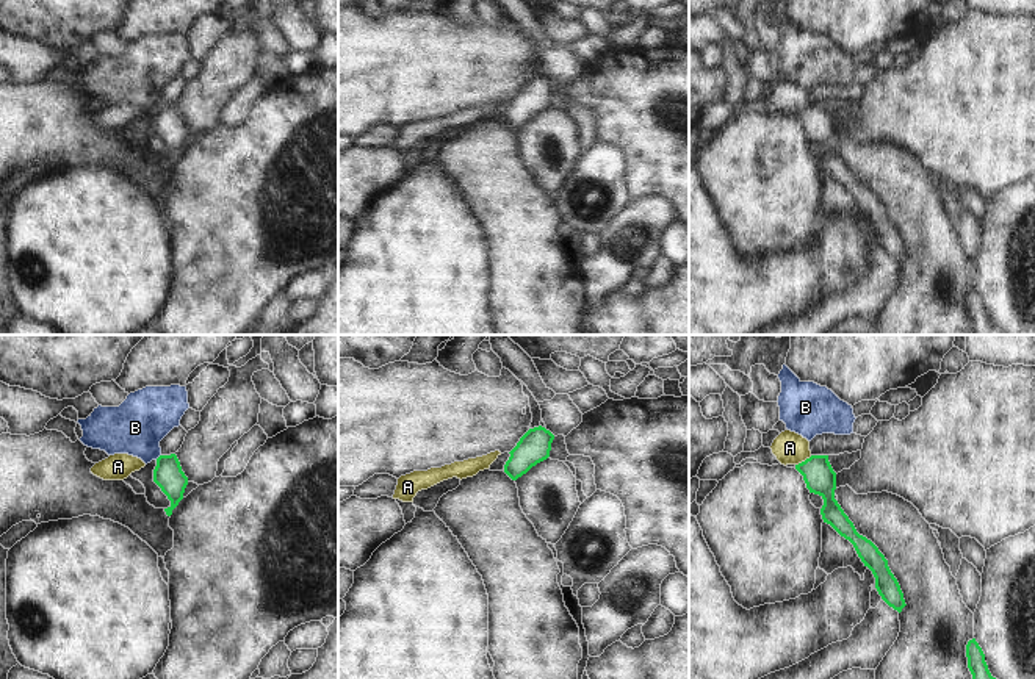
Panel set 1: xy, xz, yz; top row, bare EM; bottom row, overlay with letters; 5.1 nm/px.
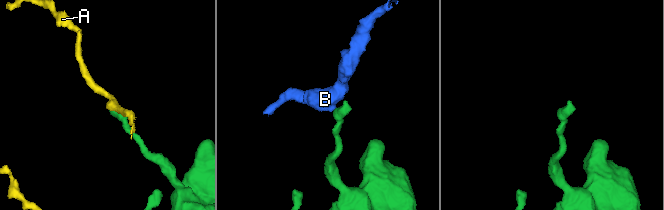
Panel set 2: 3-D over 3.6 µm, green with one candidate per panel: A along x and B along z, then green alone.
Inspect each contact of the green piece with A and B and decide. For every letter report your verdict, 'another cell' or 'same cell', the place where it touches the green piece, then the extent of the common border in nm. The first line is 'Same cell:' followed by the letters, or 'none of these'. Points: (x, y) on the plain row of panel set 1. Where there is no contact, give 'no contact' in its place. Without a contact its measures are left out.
Same cell: none of these
A: another cell; meets green in yz at (805, 110); contact 100 nm long
B: another cell; meets green in xy at (158, 107); contact 40 nm long

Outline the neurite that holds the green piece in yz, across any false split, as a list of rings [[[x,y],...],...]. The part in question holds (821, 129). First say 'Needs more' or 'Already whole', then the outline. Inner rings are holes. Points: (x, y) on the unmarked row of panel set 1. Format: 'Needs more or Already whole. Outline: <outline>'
Already whole. Outline: [[[811,105],[795,114],[795,119],[803,125],[810,142],[819,144],[824,149],[820,158],[824,172],[830,174],[853,194],[864,216],[872,221],[875,238],[882,249],[900,263],[907,253],[900,235],[888,216],[888,210],[871,189],[856,181],[853,172],[835,149],[836,122],[828,111],[828,105]]]

